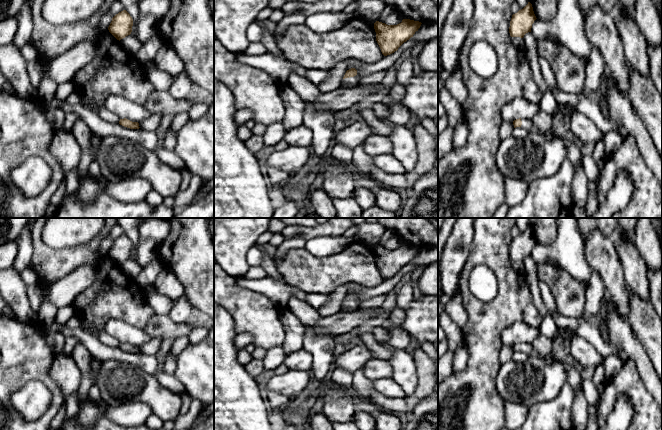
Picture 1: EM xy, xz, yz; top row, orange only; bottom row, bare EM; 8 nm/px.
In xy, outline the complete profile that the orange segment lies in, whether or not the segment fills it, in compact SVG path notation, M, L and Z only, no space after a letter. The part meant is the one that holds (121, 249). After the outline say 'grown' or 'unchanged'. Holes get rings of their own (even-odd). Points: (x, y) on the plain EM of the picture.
M123 234L112 242L108 254L117 264L120 265L131 258L132 250L132 241L126 234Z | unchanged

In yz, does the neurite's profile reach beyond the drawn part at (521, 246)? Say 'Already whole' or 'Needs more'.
Already whole

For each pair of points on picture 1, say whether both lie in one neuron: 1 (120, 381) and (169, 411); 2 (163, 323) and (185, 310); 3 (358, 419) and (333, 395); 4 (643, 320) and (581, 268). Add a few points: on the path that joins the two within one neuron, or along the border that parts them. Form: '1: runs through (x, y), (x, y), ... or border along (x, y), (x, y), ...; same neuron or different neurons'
1: runs through (132, 384), (144, 387), (157, 399); same neuron
2: border along (167, 316), (175, 322), (188, 323); different neurons
3: runs through (351, 417), (337, 402); same neuron
4: border along (583, 248), (585, 259), (593, 270); different neurons

